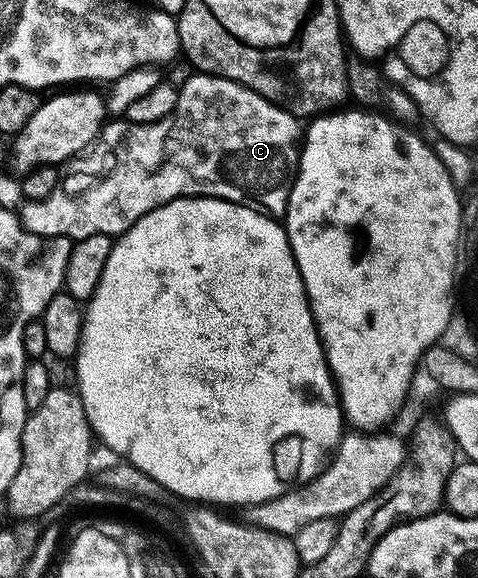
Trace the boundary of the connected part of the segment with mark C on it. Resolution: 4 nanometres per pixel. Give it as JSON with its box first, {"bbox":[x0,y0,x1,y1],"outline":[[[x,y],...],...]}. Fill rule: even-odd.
{"bbox":[18,73,302,241],"outline":[[[197,73],[186,81],[184,87],[179,88],[180,96],[178,105],[170,117],[162,117],[162,121],[150,125],[138,125],[127,121],[108,121],[101,127],[99,136],[95,143],[79,156],[78,161],[67,164],[63,172],[60,184],[50,193],[50,197],[25,202],[24,208],[19,208],[18,214],[21,223],[30,233],[38,233],[46,237],[66,237],[73,241],[82,237],[94,237],[95,235],[110,235],[119,237],[129,231],[142,216],[166,205],[175,199],[186,199],[189,197],[211,197],[214,199],[225,199],[231,203],[242,203],[246,207],[254,207],[273,217],[283,217],[288,212],[288,198],[292,189],[292,181],[296,177],[296,169],[300,166],[300,149],[302,139],[302,123],[297,116],[284,110],[278,103],[271,103],[266,97],[262,97],[257,91],[243,87],[229,79],[223,79],[217,75],[202,75]]]}

